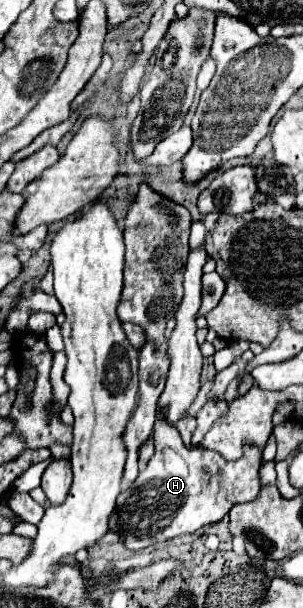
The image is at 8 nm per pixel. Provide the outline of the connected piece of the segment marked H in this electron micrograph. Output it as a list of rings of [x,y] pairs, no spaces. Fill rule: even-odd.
[[[160,405],[156,409],[154,437],[154,457],[148,461],[146,469],[140,471],[138,479],[120,493],[116,509],[108,521],[110,531],[122,537],[126,549],[140,551],[176,535],[196,533],[204,525],[220,521],[234,505],[252,501],[258,495],[258,469],[262,455],[258,447],[248,445],[244,455],[236,461],[226,461],[220,453],[206,449],[186,449],[180,433],[162,417]],[[202,467],[208,469],[208,477],[202,475]]]

